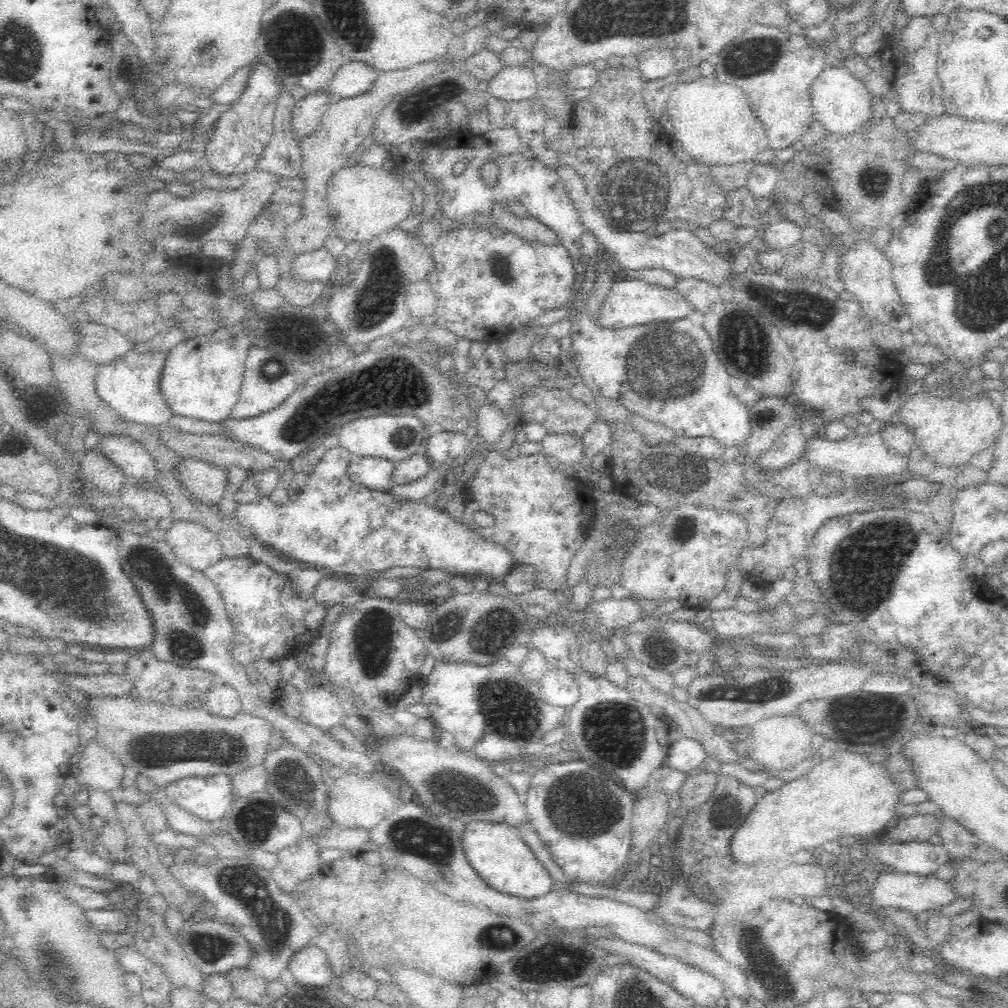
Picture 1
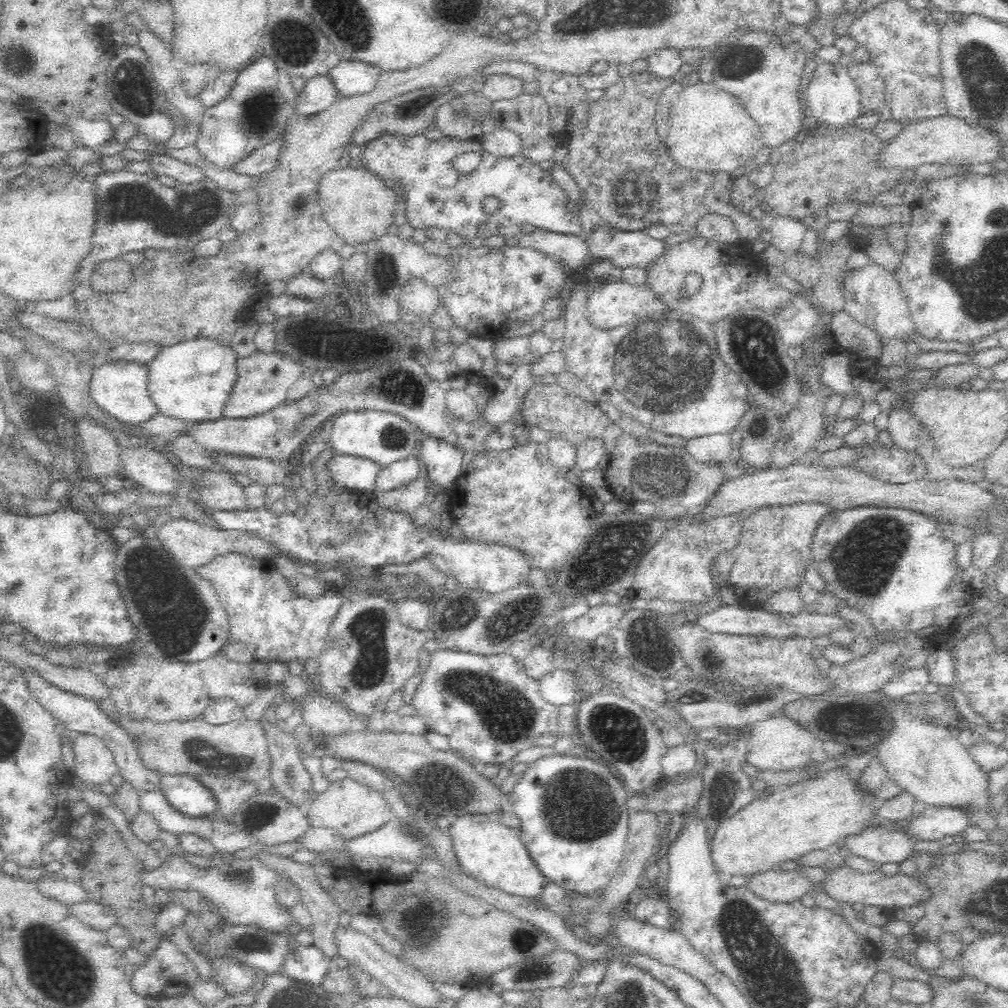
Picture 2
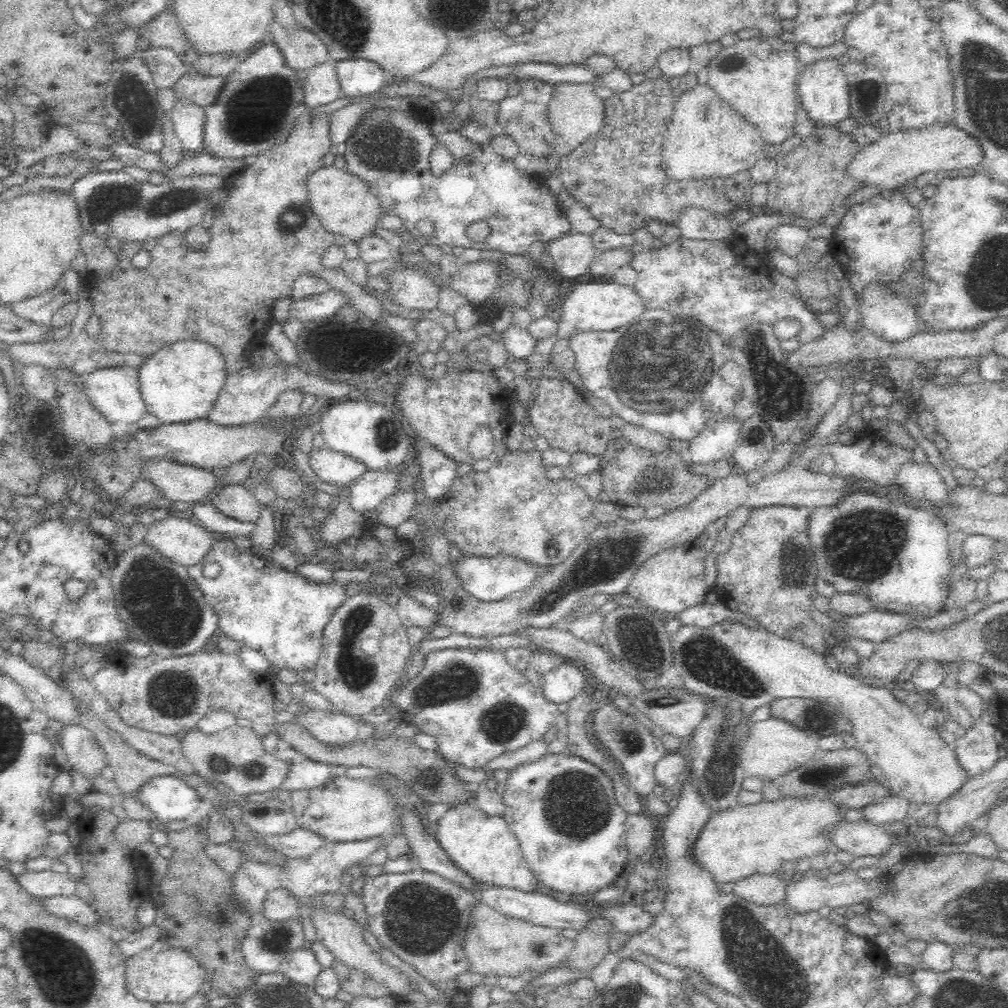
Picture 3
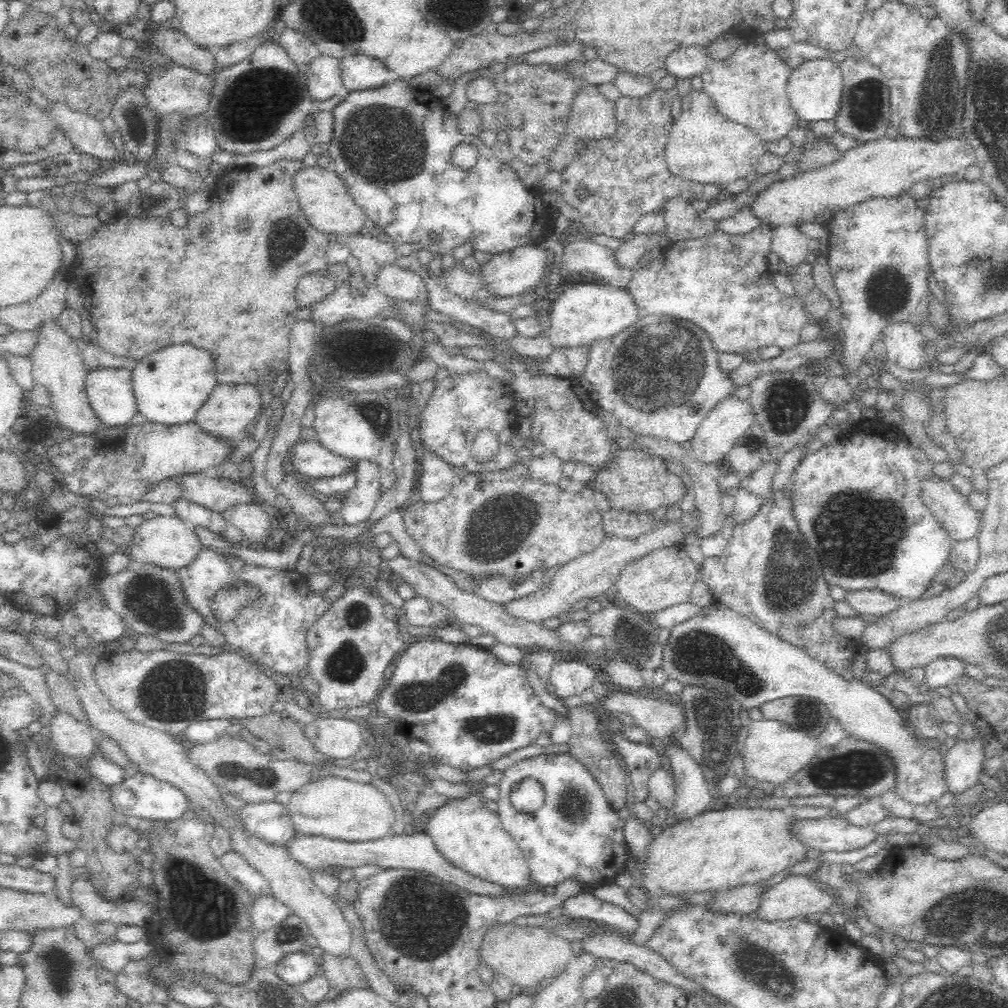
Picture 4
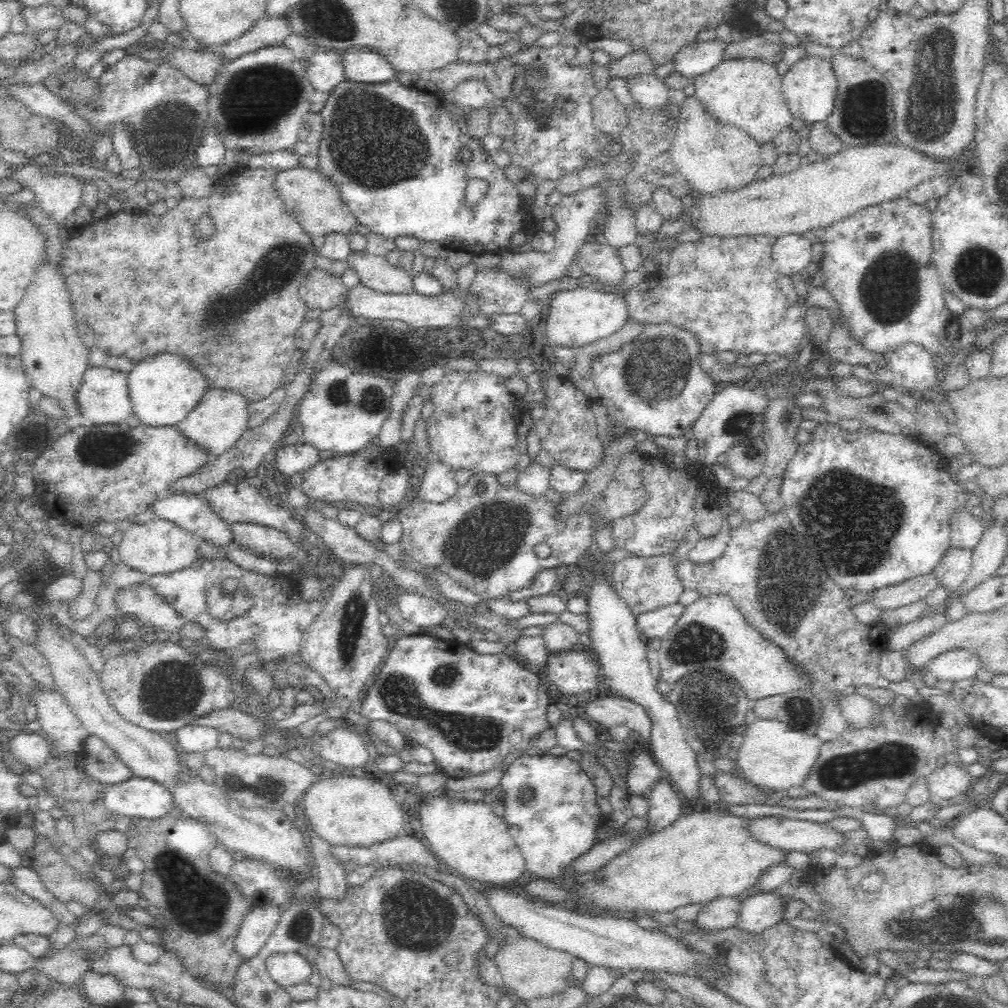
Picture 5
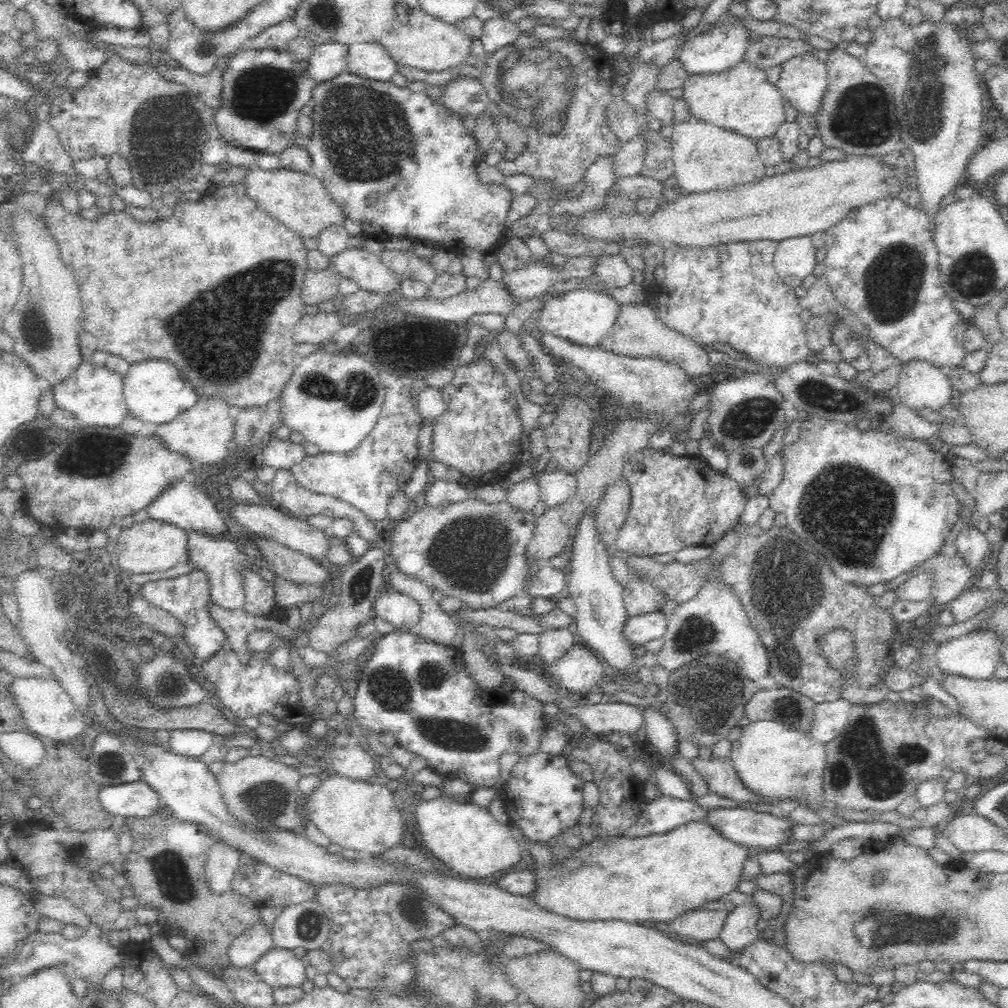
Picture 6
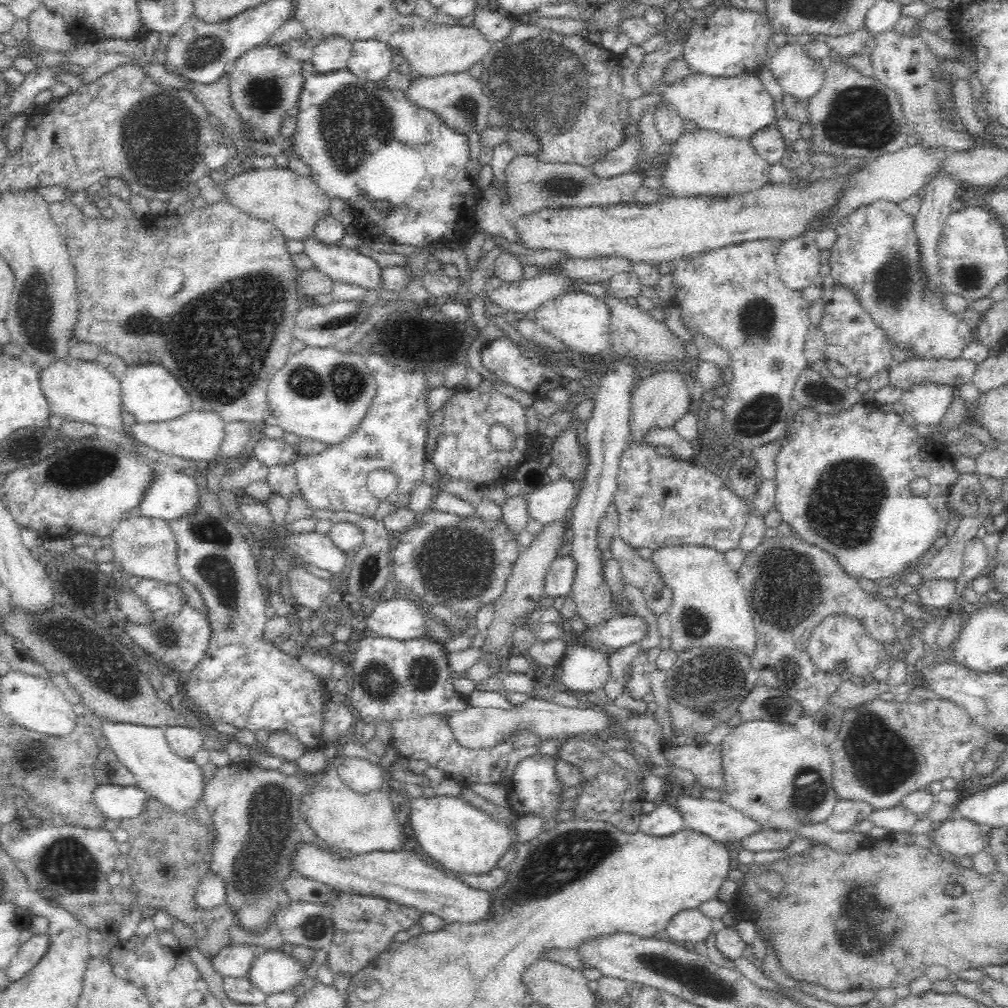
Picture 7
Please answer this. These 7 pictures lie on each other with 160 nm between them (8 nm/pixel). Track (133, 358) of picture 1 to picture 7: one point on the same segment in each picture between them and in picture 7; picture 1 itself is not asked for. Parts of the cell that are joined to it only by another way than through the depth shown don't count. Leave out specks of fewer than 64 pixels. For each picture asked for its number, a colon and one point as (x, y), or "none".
2: (120, 387)
3: (114, 392)
4: (110, 390)
5: (104, 397)
6: (94, 395)
7: (77, 389)

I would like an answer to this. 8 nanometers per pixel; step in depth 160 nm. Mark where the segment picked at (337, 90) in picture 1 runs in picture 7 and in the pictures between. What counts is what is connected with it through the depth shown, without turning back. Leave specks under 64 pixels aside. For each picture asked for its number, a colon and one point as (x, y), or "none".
2: (350, 78)
3: (357, 77)
4: (359, 73)
5: (360, 65)
6: (367, 60)
7: (371, 59)

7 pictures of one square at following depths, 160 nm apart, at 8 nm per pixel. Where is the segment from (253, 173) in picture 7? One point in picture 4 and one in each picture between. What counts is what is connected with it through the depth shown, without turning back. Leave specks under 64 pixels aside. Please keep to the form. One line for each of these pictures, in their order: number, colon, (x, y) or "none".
4: (327, 201)
5: (314, 198)
6: (300, 200)

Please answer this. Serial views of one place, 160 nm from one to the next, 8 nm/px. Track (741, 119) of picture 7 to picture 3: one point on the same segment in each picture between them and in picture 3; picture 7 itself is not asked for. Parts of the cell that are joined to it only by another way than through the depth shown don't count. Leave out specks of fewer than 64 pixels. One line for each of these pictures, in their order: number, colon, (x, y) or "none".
3: (758, 76)
4: (750, 85)
5: (746, 92)
6: (740, 98)

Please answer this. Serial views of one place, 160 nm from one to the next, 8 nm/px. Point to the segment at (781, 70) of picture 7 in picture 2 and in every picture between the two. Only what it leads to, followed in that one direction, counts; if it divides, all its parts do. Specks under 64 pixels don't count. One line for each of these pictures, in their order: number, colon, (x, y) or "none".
2: (833, 98)
3: (824, 89)
4: (815, 87)
5: (810, 86)
6: (803, 82)

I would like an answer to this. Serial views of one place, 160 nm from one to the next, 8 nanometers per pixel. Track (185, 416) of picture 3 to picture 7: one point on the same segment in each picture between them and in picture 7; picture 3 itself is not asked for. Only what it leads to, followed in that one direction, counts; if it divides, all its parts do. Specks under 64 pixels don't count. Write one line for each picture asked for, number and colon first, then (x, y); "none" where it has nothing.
4: (170, 386)
5: (164, 389)
6: (154, 391)
7: (149, 392)

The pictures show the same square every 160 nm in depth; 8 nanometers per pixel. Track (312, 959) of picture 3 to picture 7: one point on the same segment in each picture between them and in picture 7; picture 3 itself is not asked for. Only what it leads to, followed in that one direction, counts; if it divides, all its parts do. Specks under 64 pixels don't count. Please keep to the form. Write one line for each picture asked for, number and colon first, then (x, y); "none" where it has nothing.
4: (297, 967)
5: (288, 969)
6: (279, 967)
7: (272, 971)

